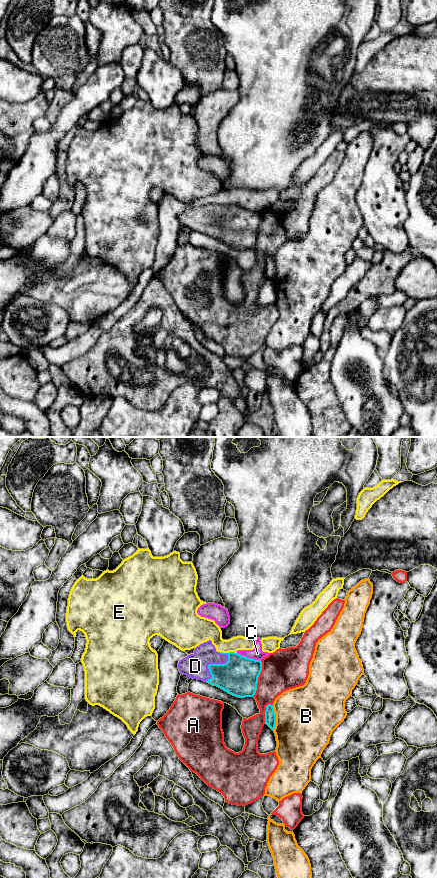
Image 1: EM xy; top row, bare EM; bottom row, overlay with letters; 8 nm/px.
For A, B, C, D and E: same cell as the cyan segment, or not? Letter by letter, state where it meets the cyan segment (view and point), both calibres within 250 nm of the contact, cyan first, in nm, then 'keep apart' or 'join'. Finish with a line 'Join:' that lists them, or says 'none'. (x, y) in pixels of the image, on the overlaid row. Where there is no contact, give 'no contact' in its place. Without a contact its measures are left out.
A: meets cyan in xy at (257, 678); 300 nm thick on the cyan side, 320 nm on the other; keep apart
B: meets cyan in xy at (275, 718); 100 nm thick on the cyan side, 480 nm on the other; keep apart
C: meets cyan in xy at (249, 658); 300 nm thick on the cyan side, 90 nm on the other; keep apart
D: meets cyan in xy at (212, 664); 300 nm thick on the cyan side, 200 nm on the other; join
E: meets cyan in xy at (229, 652); 300 nm thick on the cyan side, 160 nm on the other; keep apart
Join: D

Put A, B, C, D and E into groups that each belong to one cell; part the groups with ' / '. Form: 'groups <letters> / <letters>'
groups A / B / C / D / E

